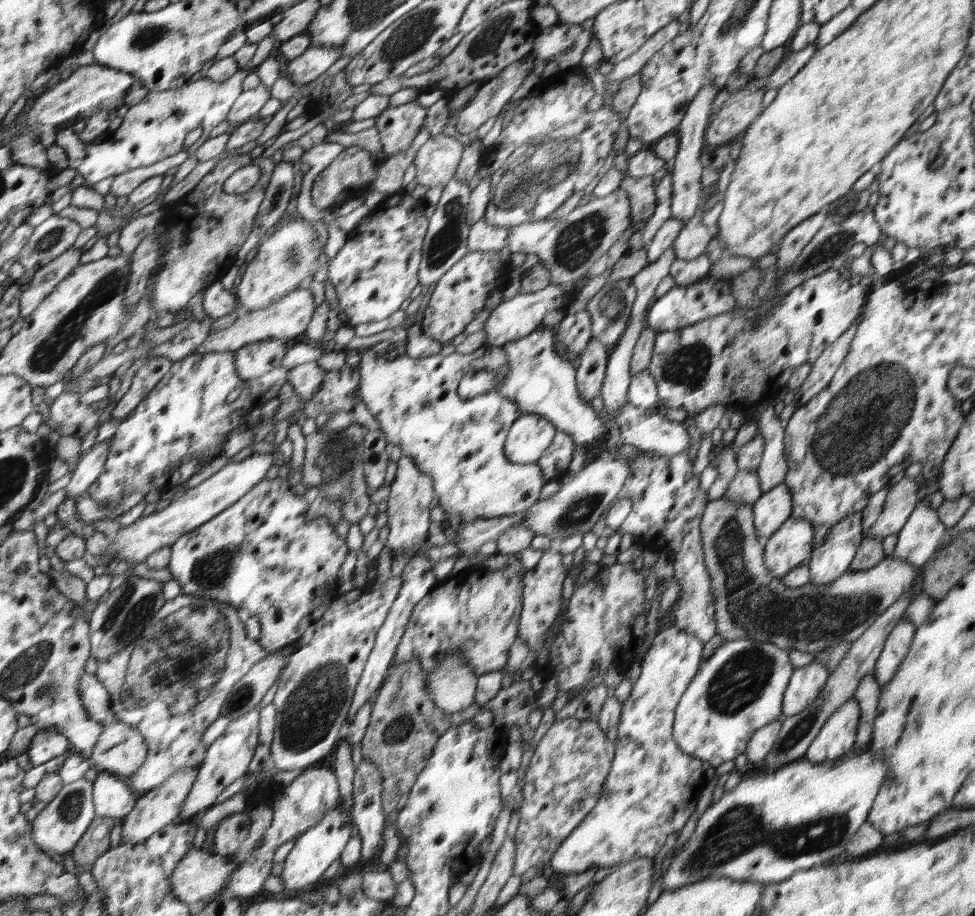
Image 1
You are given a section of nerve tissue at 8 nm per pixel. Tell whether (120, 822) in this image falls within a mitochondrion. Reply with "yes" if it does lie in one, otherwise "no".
no

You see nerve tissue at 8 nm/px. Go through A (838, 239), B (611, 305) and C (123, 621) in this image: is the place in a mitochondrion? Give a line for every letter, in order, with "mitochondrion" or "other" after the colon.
A: mitochondrion
B: mitochondrion
C: mitochondrion

